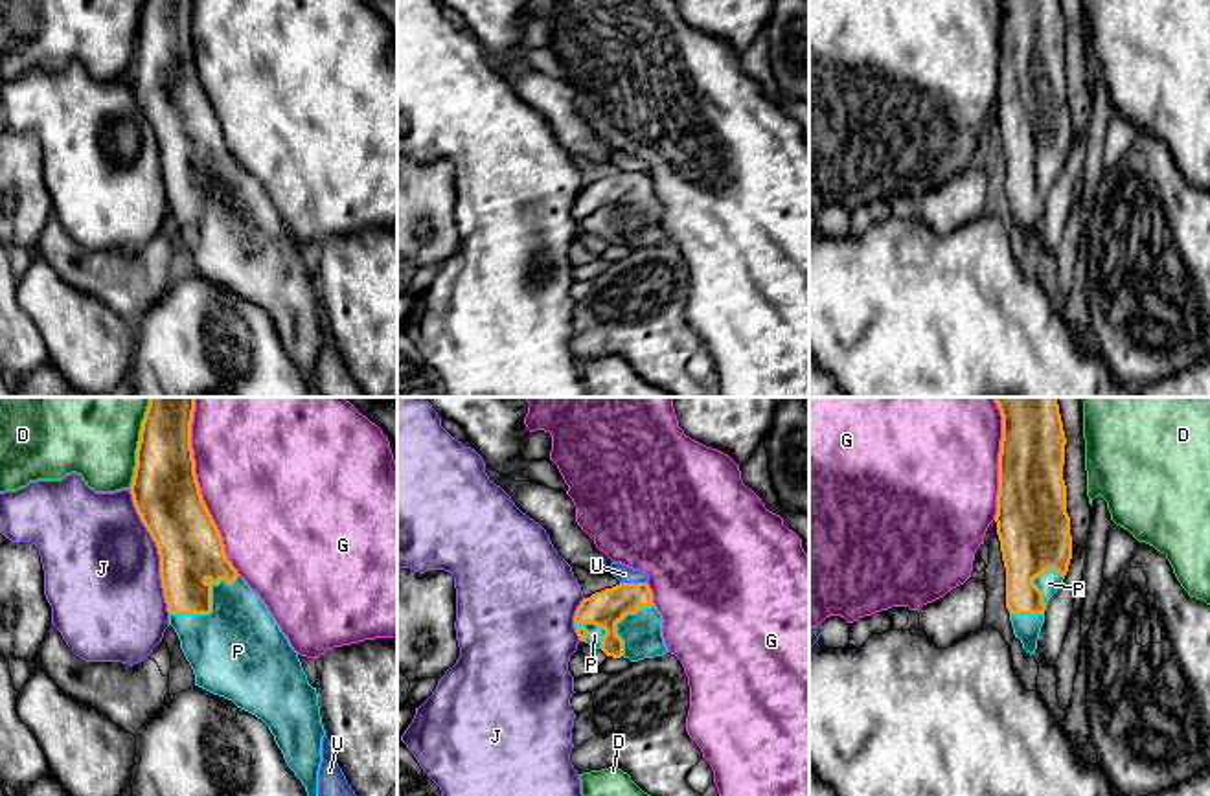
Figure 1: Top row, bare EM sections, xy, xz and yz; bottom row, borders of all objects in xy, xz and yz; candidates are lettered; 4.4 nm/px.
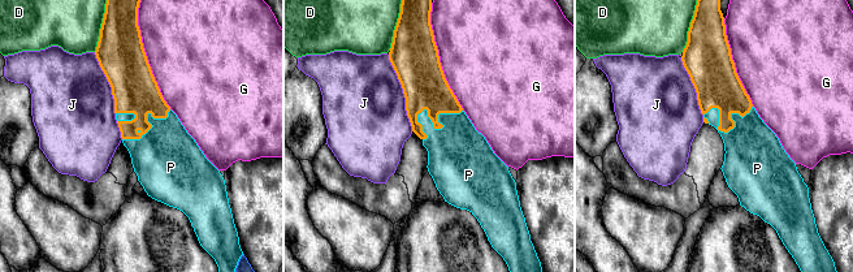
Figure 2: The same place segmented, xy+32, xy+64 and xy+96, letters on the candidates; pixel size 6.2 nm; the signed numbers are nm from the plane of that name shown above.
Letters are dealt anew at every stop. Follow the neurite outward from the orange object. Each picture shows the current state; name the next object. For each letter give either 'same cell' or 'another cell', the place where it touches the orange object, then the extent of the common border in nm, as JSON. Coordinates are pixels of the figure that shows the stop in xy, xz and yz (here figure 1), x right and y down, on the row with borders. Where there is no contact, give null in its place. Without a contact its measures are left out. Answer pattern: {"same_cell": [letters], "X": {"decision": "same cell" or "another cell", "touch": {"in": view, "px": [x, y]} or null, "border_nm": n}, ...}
{"same_cell": ["P"], "D": {"decision": "another cell", "touch": {"in": "xy", "px": [138, 443]}, "border_nm": 420}, "G": {"decision": "another cell", "touch": {"in": "xy", "px": [197, 486]}, "border_nm": 800}, "J": {"decision": "another cell", "touch": {"in": "xy", "px": [159, 552]}, "border_nm": 550}, "P": {"decision": "same cell", "touch": {"in": "xy", "px": [210, 605]}, "border_nm": 360}, "U": {"decision": "another cell", "touch": {"in": "xz", "px": [633, 583]}, "border_nm": 120}}

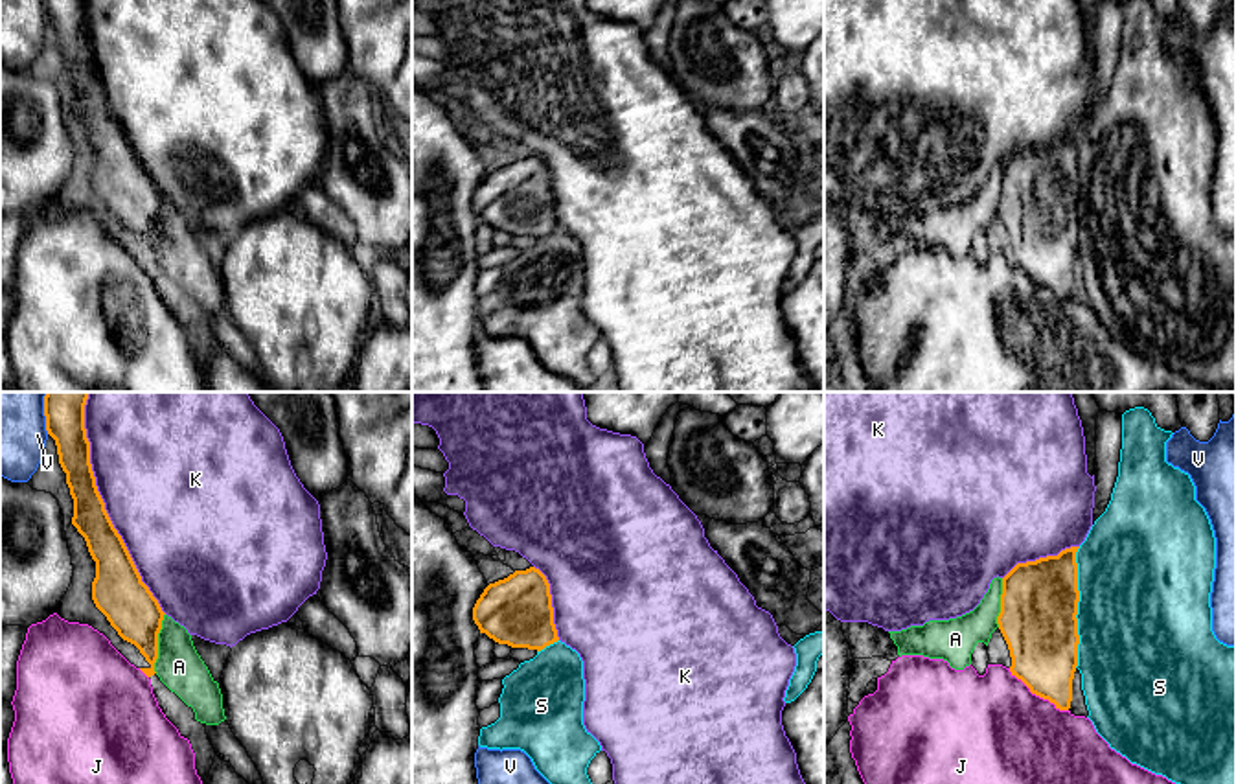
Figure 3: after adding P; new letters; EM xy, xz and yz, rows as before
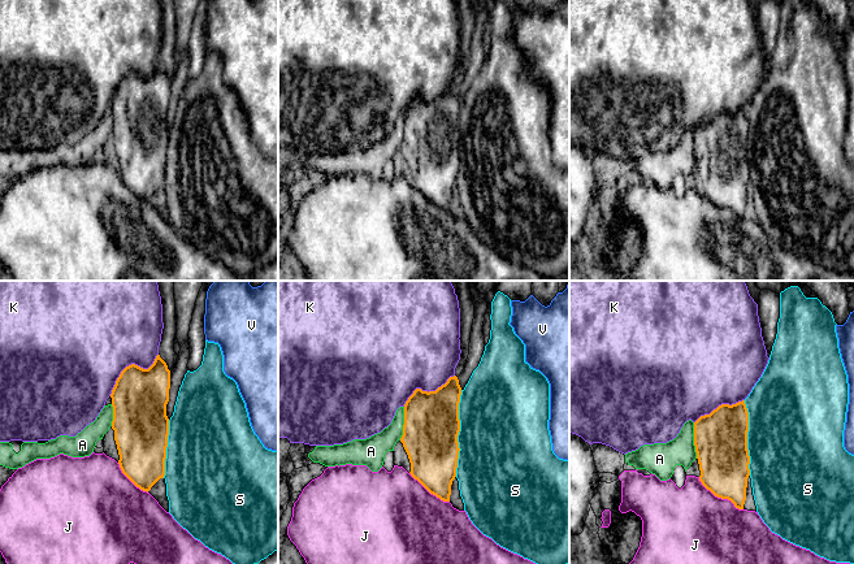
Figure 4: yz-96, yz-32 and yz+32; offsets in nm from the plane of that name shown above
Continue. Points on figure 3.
{"same_cell": [], "A": {"decision": "another cell", "touch": {"in": "xy", "px": [157, 643]}, "border_nm": 260}, "J": {"decision": "another cell", "touch": {"in": "yz", "px": [1038, 694]}, "border_nm": 320}, "K": {"decision": "another cell", "touch": {"in": "xy", "px": [103, 503]}, "border_nm": 1050}, "S": {"decision": "another cell", "touch": {"in": "yz", "px": [1076, 608]}, "border_nm": 550}, "V": {"decision": "another cell", "touch": {"in": "xy", "px": [45, 413]}, "border_nm": 180}}

